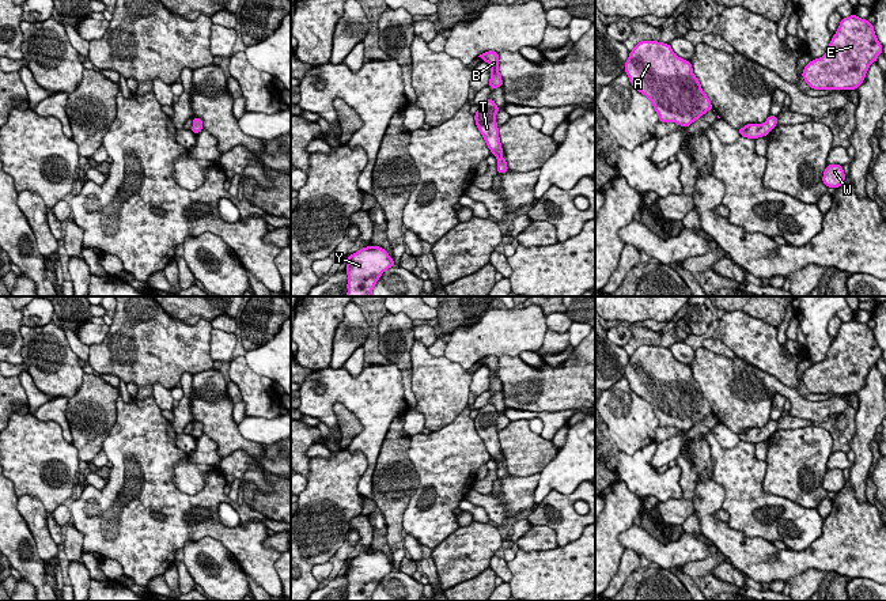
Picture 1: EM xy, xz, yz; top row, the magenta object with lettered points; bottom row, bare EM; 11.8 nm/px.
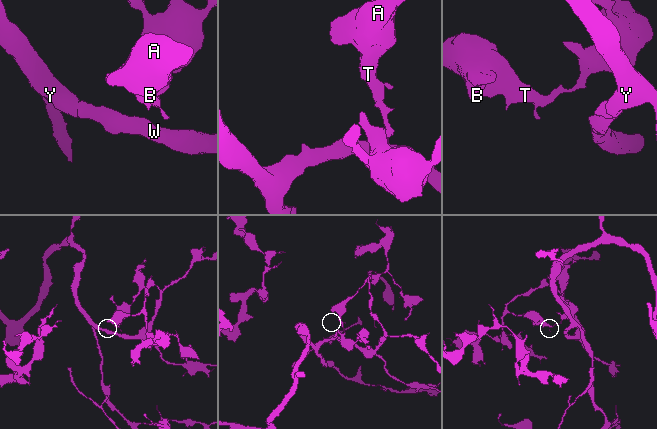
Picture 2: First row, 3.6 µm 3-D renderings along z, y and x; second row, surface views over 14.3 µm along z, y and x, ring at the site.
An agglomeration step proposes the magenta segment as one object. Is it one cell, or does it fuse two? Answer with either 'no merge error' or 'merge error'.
no merge error

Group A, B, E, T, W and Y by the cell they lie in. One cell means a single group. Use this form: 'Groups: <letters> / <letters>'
Groups: A B E T W Y

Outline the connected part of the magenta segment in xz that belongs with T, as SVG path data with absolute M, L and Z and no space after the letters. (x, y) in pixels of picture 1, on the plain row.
M486 404L478 409L478 415L474 419L477 434L482 439L488 453L497 462L497 479L508 476L506 464L503 462L503 453L499 442L499 432L496 427L496 419L499 412L493 404Z

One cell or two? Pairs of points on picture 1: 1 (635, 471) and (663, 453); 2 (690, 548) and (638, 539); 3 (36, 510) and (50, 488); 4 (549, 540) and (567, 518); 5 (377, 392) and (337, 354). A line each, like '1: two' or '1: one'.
1: two
2: one
3: two
4: two
5: two

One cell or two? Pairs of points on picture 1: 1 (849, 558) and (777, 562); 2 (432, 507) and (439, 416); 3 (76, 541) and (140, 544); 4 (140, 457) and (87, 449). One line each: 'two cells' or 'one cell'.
1: one cell
2: two cells
3: two cells
4: two cells

